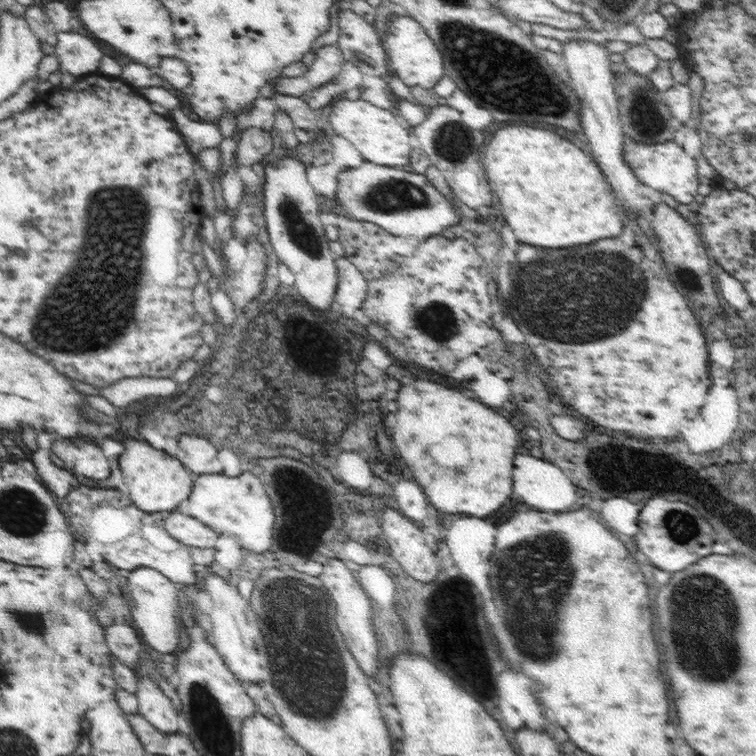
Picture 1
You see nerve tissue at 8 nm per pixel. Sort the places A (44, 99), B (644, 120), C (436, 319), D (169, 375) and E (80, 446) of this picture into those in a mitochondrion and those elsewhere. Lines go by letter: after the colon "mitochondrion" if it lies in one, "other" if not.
A: other
B: mitochondrion
C: mitochondrion
D: other
E: other

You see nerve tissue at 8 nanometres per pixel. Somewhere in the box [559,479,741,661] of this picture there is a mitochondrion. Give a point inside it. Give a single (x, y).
(702, 597)

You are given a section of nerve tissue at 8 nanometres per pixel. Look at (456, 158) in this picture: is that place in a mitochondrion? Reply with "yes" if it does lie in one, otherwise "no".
yes

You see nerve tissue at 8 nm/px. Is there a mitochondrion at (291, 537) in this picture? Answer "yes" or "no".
no

